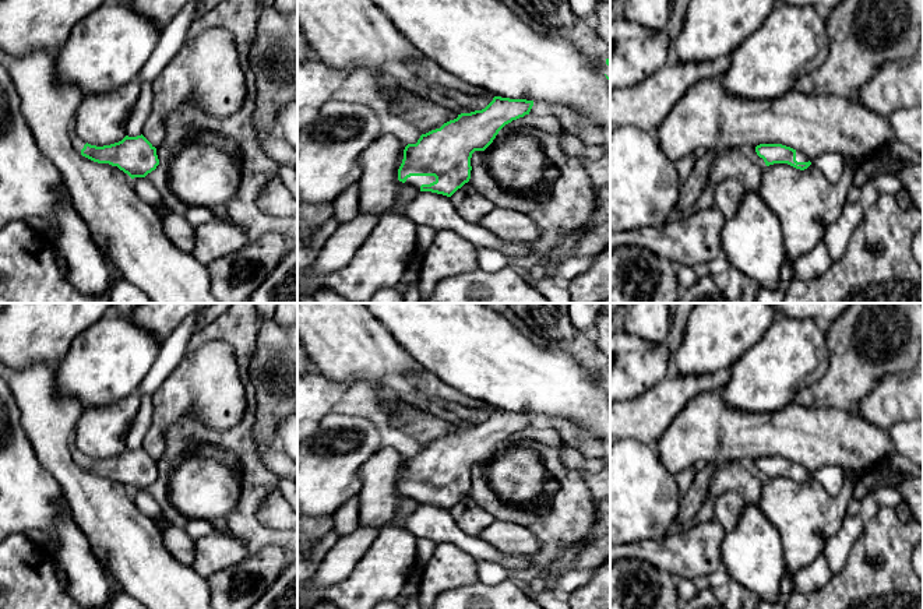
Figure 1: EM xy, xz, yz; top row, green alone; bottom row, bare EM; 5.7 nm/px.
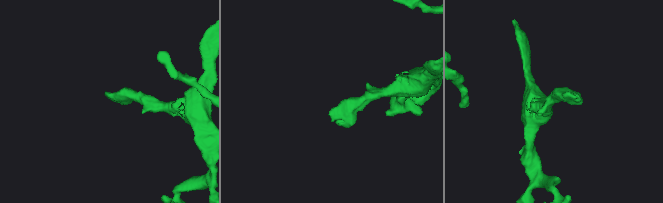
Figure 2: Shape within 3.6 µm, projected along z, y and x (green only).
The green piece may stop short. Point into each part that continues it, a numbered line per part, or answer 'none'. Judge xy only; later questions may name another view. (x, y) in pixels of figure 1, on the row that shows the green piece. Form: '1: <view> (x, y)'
1: xy (77, 143)

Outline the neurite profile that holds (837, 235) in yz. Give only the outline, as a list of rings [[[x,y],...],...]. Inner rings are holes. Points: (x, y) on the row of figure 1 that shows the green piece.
[[[859,201],[846,203],[839,218],[825,228],[822,240],[827,244],[832,261],[842,258],[845,254],[849,239],[856,226],[862,222],[864,211]]]

